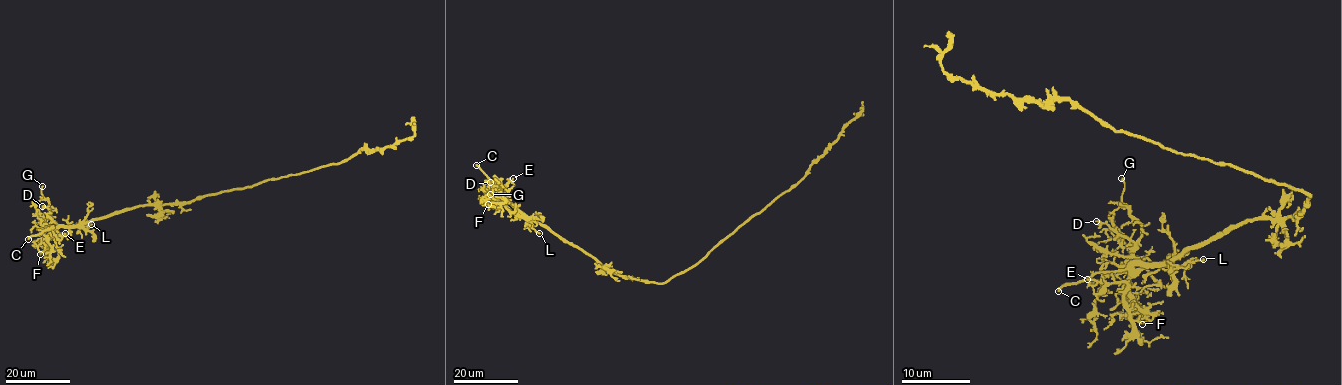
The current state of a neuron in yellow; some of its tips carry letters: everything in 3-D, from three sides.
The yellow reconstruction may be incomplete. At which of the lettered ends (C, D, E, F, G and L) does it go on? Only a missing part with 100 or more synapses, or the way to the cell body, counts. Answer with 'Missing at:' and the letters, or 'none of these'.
Missing at: C

